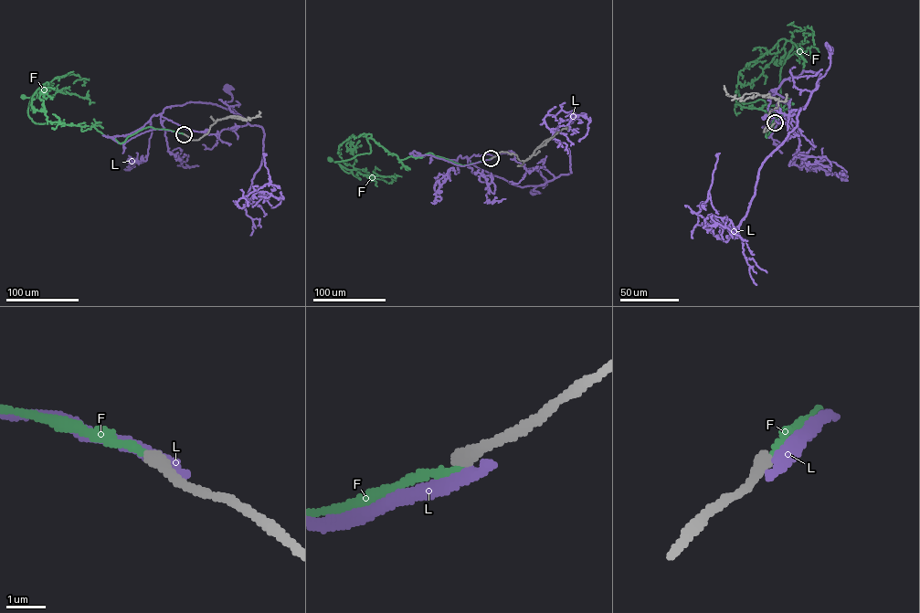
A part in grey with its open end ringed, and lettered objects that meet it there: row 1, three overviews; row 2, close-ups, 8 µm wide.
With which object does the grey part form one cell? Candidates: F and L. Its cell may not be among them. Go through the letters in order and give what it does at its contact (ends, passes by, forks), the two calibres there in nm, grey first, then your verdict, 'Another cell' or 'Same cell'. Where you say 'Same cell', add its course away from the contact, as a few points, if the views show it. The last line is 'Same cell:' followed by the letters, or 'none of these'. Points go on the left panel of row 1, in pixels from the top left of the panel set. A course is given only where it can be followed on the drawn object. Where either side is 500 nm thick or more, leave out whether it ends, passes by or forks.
F: It ends there. Thickness 360 nm (grey) against 200 nm. Same cell. Its course: (184, 134), (149, 126), (120, 143), (94, 127), (47, 121), (31, 105), (47, 83), (24, 97)
L: It ends there. Thickness 380 nm (grey) against 360 nm. Another cell
Same cell: F

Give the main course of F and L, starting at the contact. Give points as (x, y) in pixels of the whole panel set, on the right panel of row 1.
F: (775, 122), (766, 137), (777, 110), (734, 105), (738, 83), (798, 45), (777, 63)
L: (775, 122), (787, 114), (768, 137), (769, 91), (804, 71), (817, 87), (831, 49)

